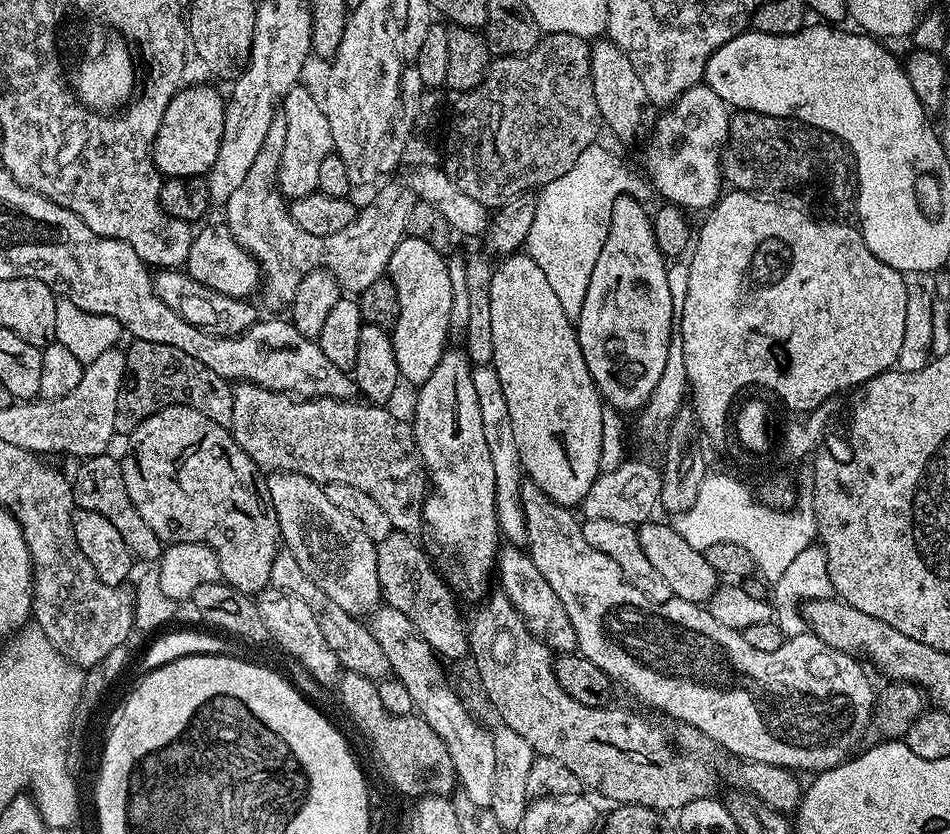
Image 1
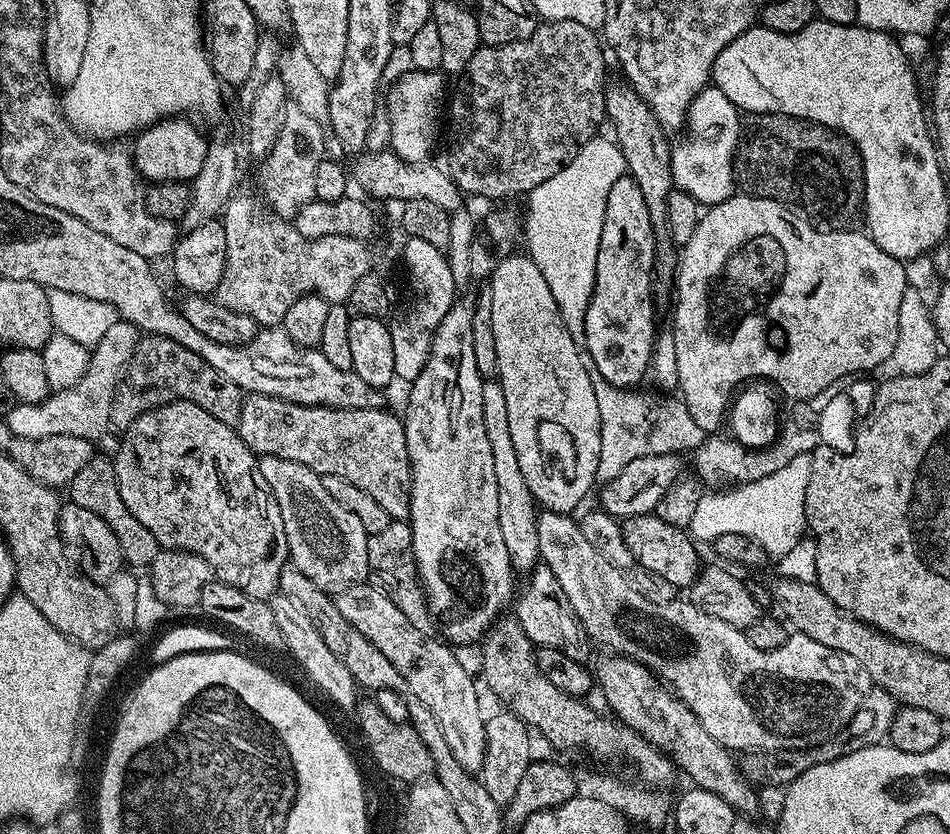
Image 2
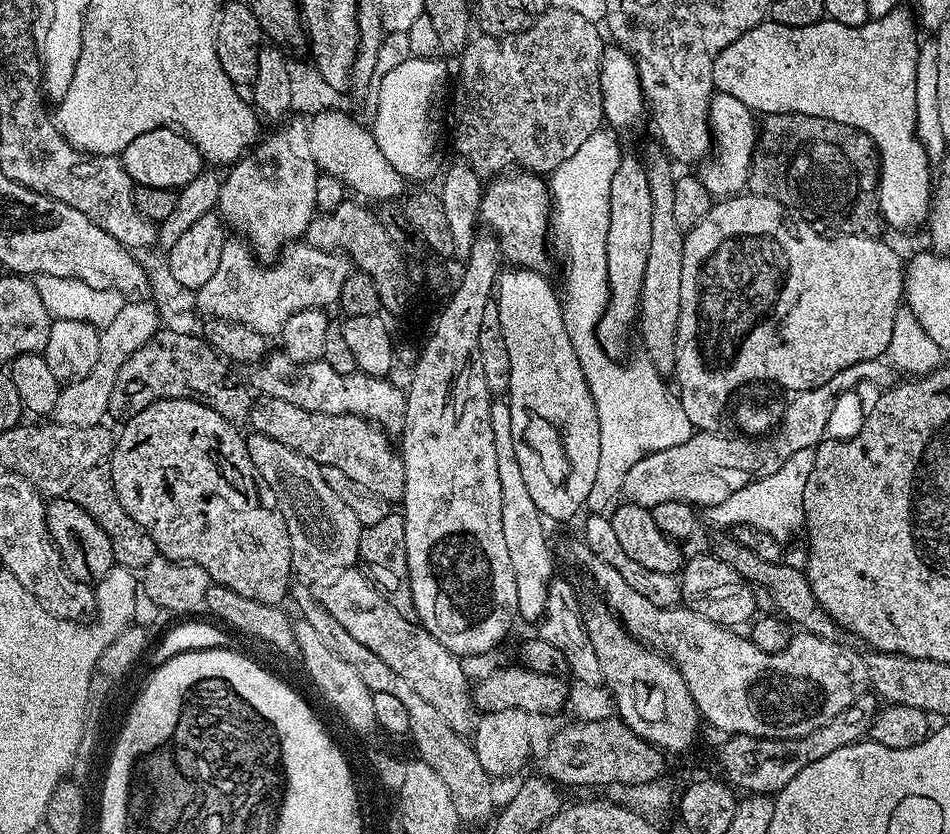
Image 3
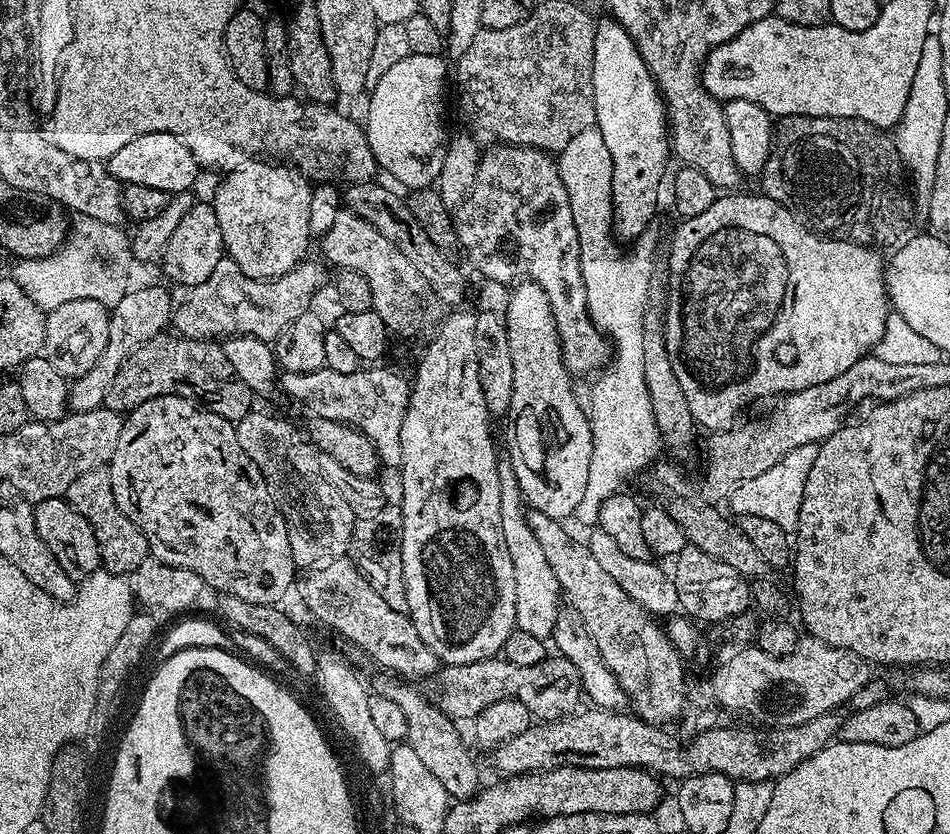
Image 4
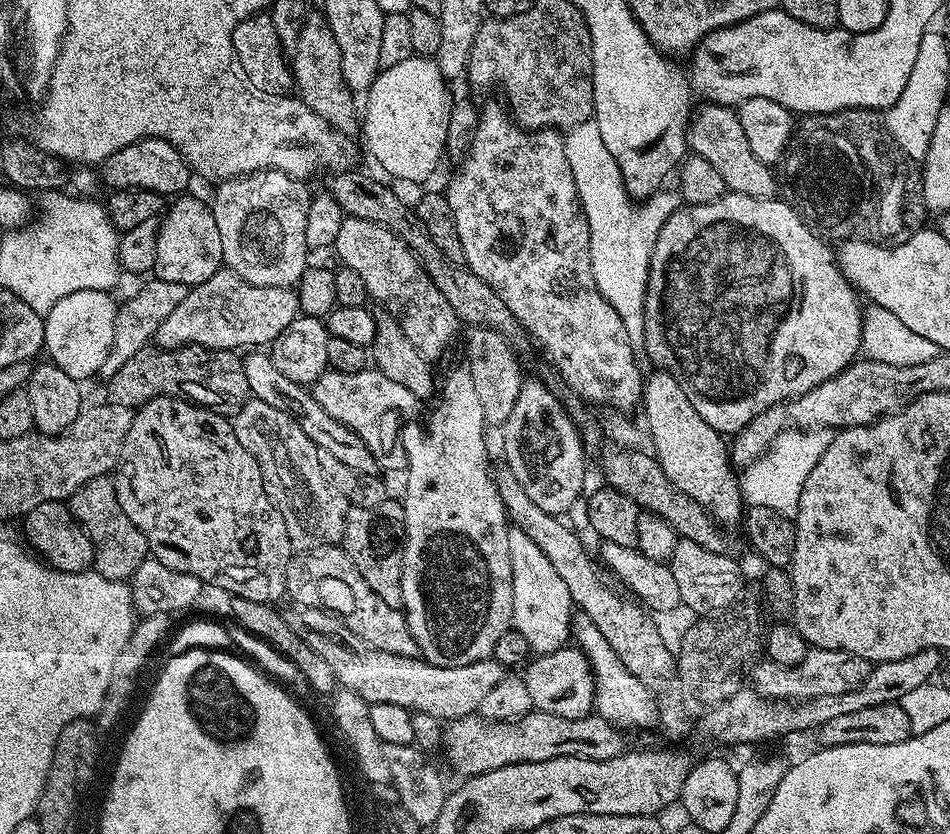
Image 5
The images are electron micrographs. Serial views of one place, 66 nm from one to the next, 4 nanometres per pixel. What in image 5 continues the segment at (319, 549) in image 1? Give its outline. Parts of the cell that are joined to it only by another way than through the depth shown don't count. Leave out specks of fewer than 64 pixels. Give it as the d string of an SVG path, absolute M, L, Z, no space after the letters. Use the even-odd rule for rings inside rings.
M250 398L236 411L232 420L232 429L238 442L242 442L242 446L246 446L254 462L258 462L264 479L264 493L282 514L286 522L286 534L290 538L293 549L305 553L325 546L339 545L344 539L346 512L343 507L340 509L341 501L338 499L336 488L328 481L318 462L316 444L310 442L310 438L306 438L302 426L298 426L298 422L290 418L290 414L282 414L282 410L277 410L275 406L269 406L266 402Z

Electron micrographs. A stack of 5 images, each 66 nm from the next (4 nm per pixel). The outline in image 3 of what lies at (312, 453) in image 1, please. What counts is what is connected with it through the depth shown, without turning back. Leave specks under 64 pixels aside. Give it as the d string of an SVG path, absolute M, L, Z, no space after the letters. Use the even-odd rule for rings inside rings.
M264 396L260 401L253 403L250 426L252 432L261 432L263 436L274 438L286 446L290 446L295 452L301 452L306 458L310 458L315 464L321 466L334 466L346 474L346 478L354 478L358 486L362 486L368 492L374 493L385 502L403 501L404 487L406 486L406 474L404 473L404 457L394 445L388 441L388 436L379 428L380 424L372 420L363 420L361 416L346 414L318 414L310 410L302 410L290 402L282 402L282 398Z

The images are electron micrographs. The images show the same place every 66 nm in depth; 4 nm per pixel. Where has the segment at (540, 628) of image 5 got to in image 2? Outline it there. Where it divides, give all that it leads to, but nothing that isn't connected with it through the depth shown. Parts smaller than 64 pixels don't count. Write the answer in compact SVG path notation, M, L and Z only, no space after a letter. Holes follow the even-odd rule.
M485 379L482 386L482 422L486 422L486 438L490 438L490 455L494 457L494 478L498 482L498 526L502 530L502 538L506 542L506 550L510 554L510 562L517 573L531 573L541 563L538 546L538 505L530 494L530 486L526 486L526 478L518 466L518 454L514 451L514 441L510 435L510 417L506 410L506 394L502 394L499 379Z

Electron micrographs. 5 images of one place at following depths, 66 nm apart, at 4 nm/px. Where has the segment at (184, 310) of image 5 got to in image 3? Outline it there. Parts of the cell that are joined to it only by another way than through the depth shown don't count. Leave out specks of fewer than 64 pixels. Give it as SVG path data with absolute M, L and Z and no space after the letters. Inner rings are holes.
M228 238L222 246L222 258L218 261L218 270L214 270L214 275L210 277L210 282L206 282L206 286L195 289L196 306L205 317L238 322L242 326L250 326L250 330L258 330L258 334L262 334L265 338L276 338L279 337L282 326L286 326L287 320L293 314L298 314L298 310L327 309L328 304L335 305L342 294L346 278L353 270L353 265L347 256L337 251L327 252L315 248L307 242L289 244L275 262L265 266L243 239Z

